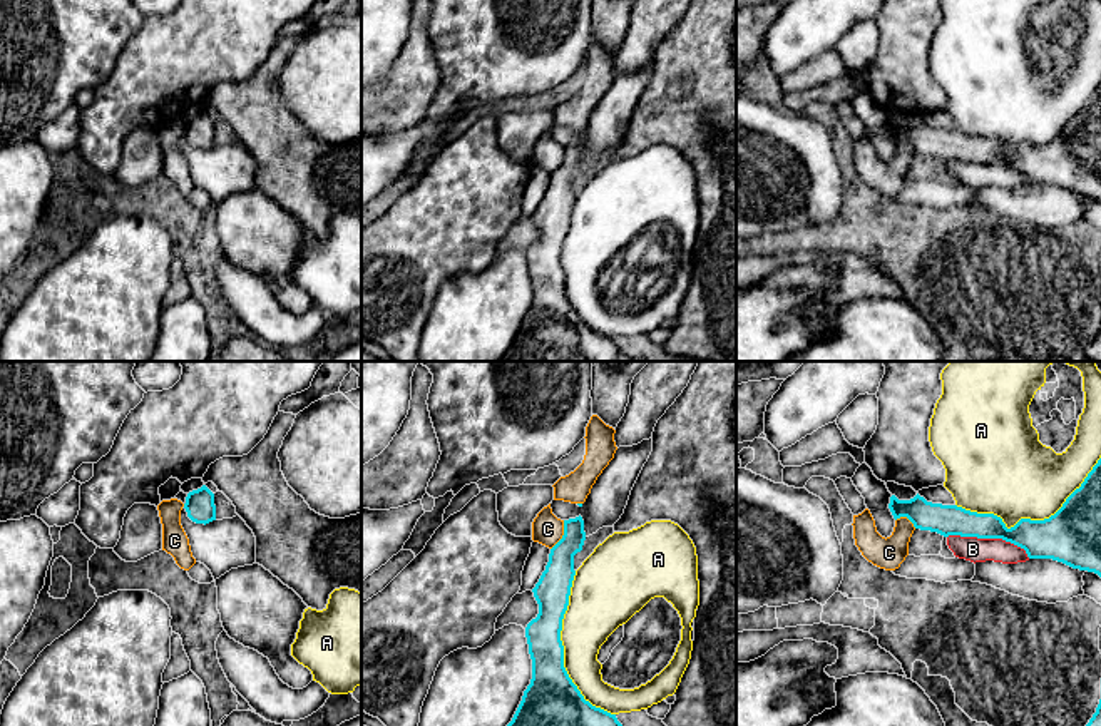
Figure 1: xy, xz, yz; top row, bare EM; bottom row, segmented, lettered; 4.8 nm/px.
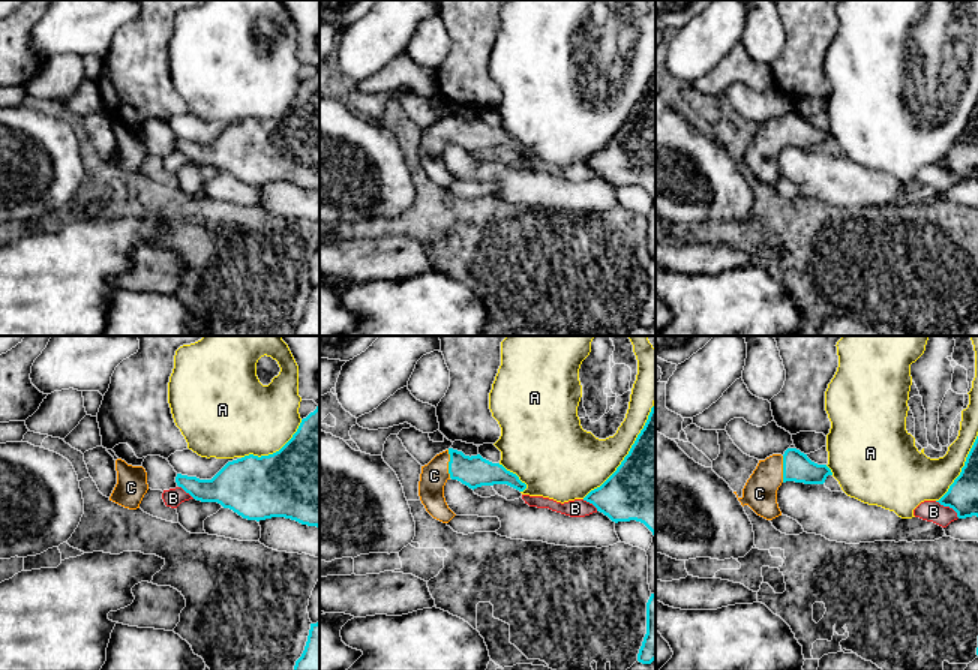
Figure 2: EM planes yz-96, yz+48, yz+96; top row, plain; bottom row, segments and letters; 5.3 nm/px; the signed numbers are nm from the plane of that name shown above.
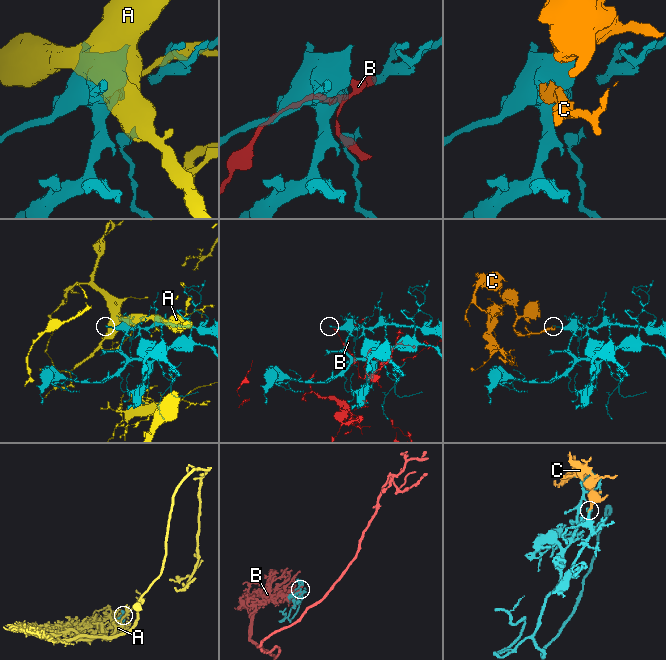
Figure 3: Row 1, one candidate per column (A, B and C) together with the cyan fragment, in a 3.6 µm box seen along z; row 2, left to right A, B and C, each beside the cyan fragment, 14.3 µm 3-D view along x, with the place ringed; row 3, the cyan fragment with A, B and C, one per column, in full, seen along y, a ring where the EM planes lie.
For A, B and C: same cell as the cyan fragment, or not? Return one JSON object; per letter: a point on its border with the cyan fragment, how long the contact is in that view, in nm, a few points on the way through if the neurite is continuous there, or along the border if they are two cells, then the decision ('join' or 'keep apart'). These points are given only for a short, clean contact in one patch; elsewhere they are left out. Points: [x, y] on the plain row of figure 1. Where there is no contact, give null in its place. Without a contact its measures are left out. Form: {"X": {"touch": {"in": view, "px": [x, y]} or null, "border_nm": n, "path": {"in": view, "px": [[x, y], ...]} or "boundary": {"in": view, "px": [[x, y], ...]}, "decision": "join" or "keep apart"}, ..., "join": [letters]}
{"A": {"touch": {"in": "yz", "px": [1029, 144]}, "border_nm": 750, "decision": "keep apart"}, "B": {"touch": {"in": "yz", "px": [989, 163]}, "border_nm": 420, "decision": "keep apart"}, "C": {"touch": {"in": "xz", "px": [563, 161]}, "border_nm": 160, "path": {"in": "xz", "px": [[554, 211], [561, 191], [563, 161], [547, 154]]}, "decision": "join"}, "join": ["C"]}

